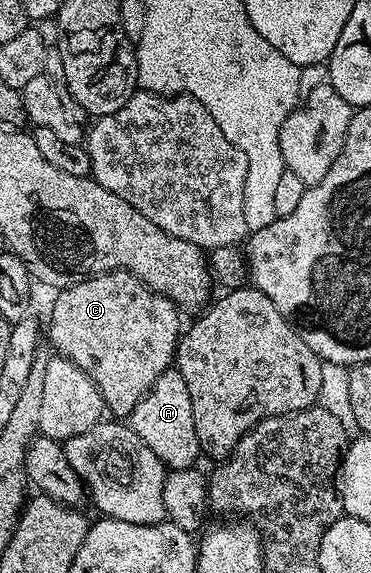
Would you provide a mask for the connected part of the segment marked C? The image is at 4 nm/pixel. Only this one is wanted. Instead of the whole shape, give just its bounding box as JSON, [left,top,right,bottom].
[51,270,181,419]

